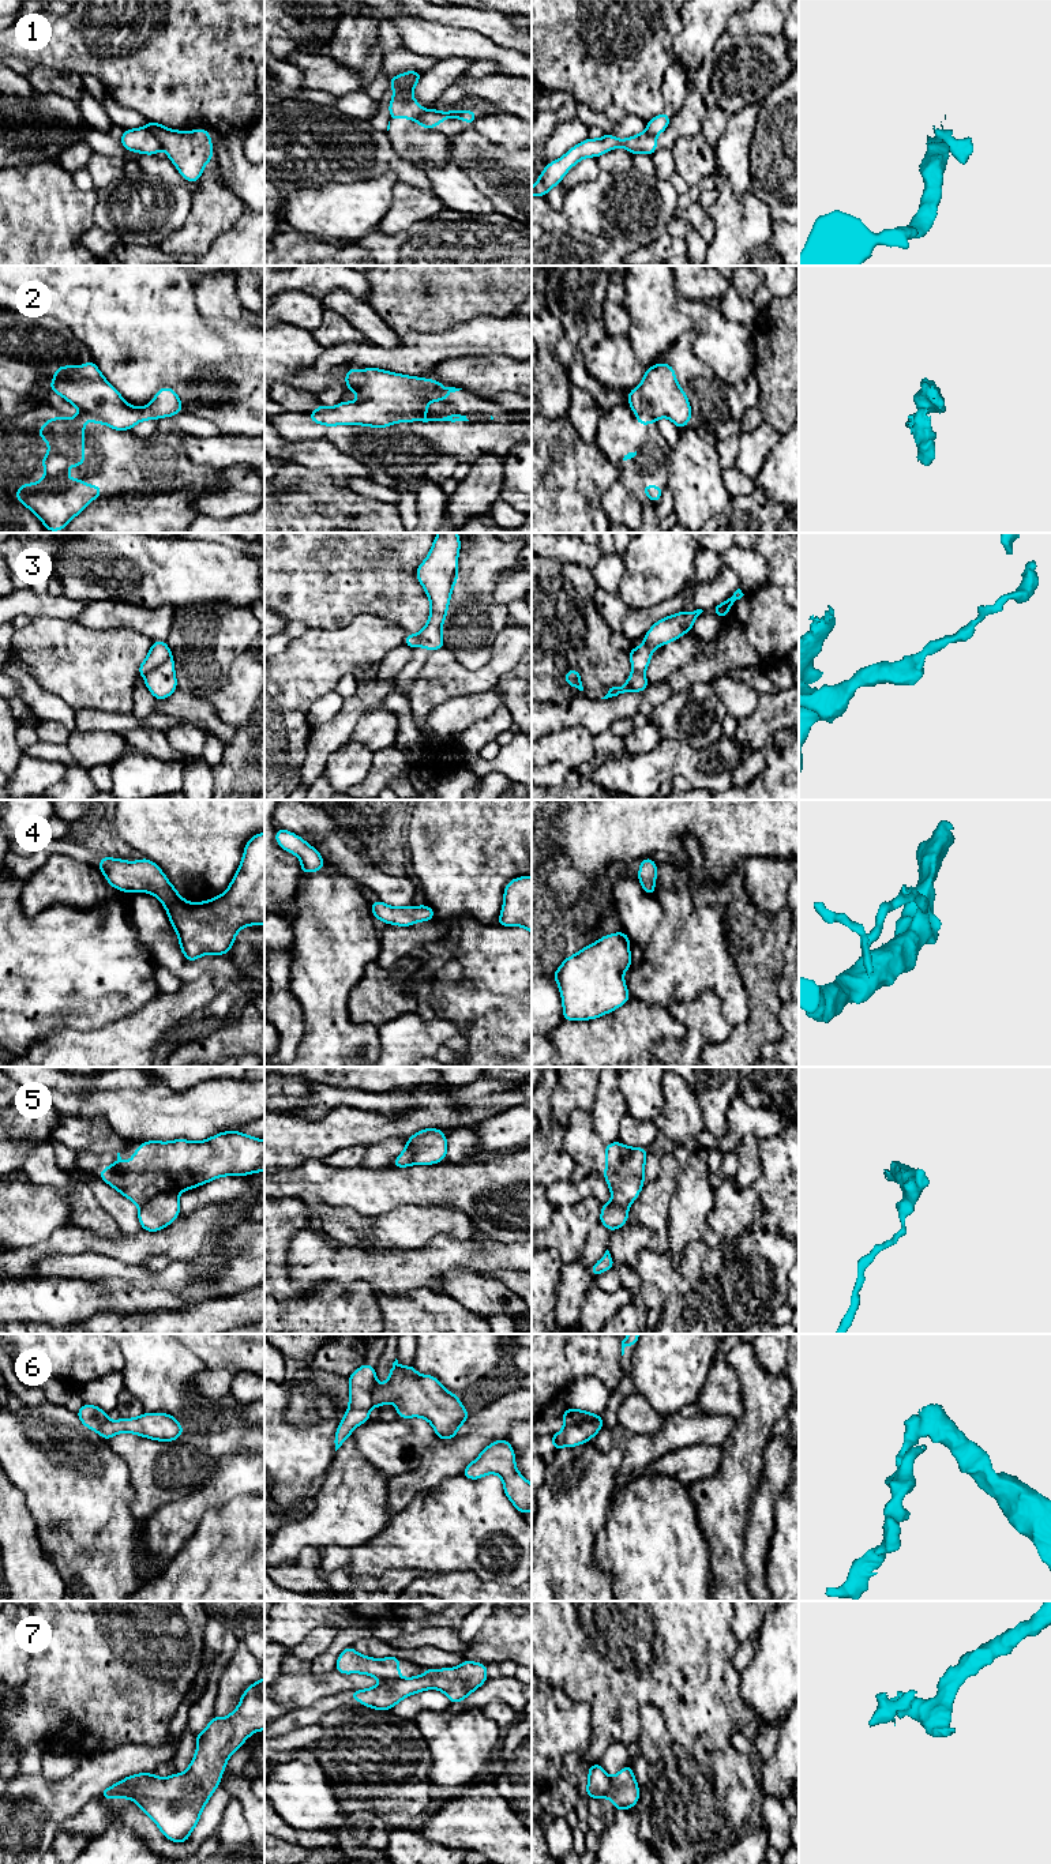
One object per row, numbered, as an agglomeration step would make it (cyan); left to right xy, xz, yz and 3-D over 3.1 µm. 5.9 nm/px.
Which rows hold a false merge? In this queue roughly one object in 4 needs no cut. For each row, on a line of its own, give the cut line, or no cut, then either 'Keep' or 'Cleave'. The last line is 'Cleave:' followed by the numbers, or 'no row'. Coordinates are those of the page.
1: Split along xy (146, 127), (161, 146). Cleave
2: Split along xy (81, 412), (96, 413), (104, 423). Cleave
3: Split along xy (171, 656), (145, 676). Cleave
4: No split. Keep
5: Split along xy (177, 1192), (158, 1192), (139, 1207). Cleave
6: Split along yz (603, 1424), (582, 1423), (566, 1425). Cleave
7: Split along yz (610, 1778), (610, 1793), (612, 1797). Cleave
Cleave: 1, 2, 3, 5, 6, 7

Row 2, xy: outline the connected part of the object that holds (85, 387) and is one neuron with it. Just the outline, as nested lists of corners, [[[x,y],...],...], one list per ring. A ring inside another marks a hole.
[[[87,360],[85,367],[56,367],[49,388],[76,406],[80,413],[97,414],[115,431],[128,431],[143,420],[183,413],[183,402],[170,387],[159,388],[149,406],[128,405],[93,360]]]

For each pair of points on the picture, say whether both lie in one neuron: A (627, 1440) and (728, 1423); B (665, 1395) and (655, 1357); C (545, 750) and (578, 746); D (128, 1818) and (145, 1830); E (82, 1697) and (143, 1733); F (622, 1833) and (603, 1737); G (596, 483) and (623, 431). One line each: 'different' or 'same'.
A: same
B: same
C: same
D: same
E: same
F: different
G: different

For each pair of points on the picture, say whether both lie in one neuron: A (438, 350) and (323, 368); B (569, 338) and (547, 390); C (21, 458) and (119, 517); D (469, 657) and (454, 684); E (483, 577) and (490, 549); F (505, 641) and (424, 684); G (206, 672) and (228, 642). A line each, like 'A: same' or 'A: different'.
A: same
B: different
C: different
D: different
E: same
F: same
G: same

